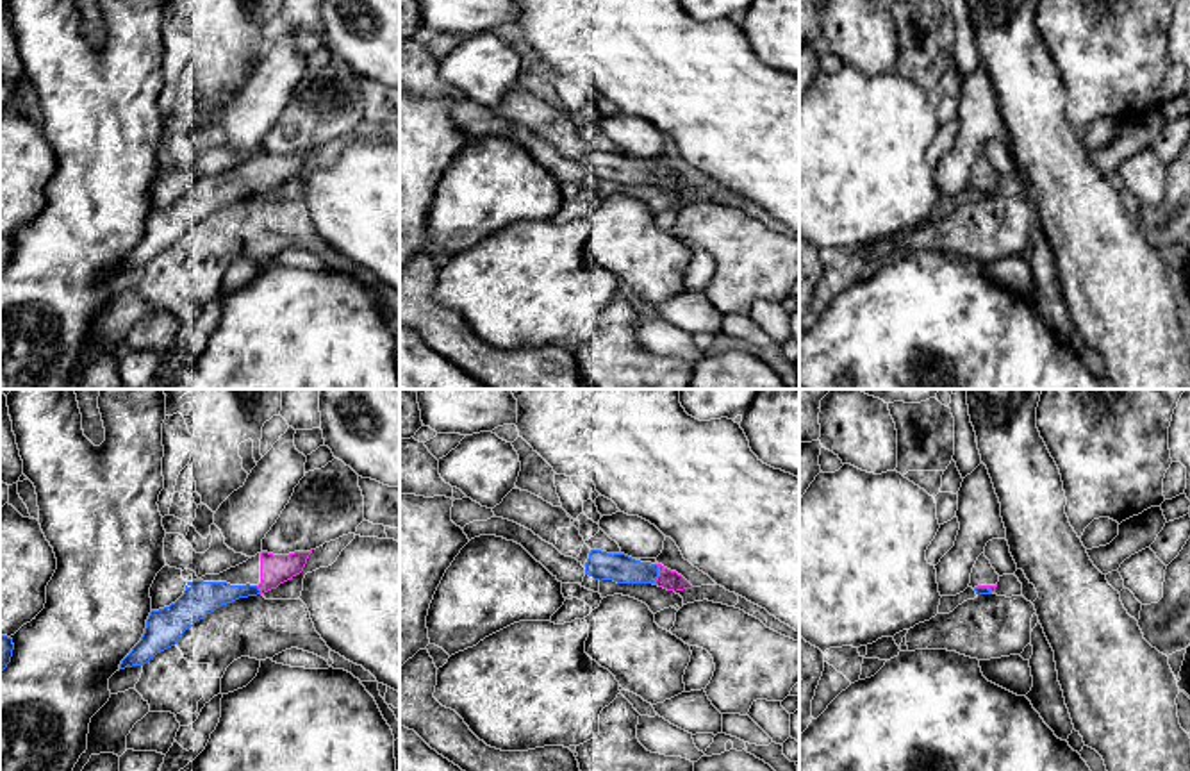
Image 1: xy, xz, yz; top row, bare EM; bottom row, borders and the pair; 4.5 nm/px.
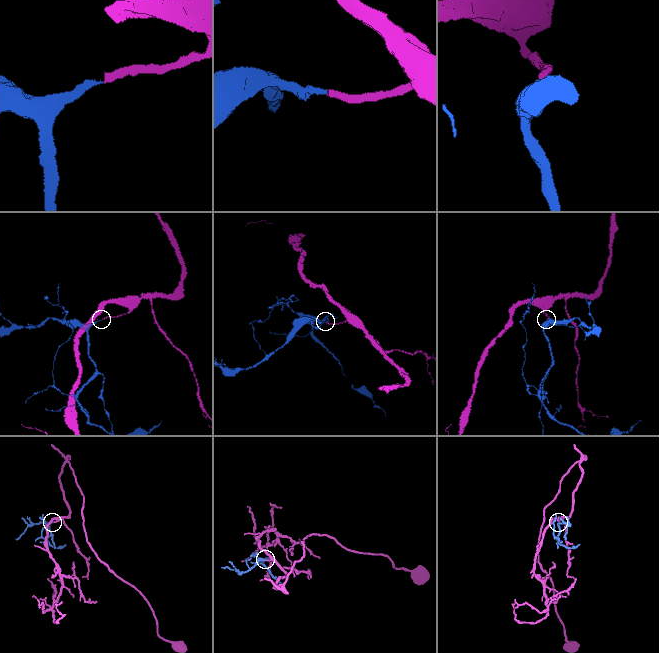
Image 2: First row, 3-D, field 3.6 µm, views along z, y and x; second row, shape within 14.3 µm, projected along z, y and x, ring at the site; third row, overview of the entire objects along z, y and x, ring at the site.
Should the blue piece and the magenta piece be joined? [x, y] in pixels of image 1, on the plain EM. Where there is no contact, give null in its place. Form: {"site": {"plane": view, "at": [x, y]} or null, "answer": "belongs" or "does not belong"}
{"site": {"plane": "xz", "at": [657, 175]}, "answer": "belongs"}

